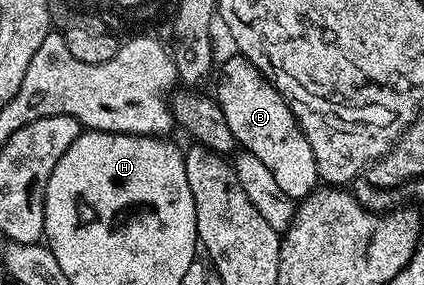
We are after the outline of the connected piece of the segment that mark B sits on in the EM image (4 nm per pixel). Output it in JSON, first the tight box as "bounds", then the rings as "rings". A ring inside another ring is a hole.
{"bounds":[216,57,320,198],"rings":[[[233,57],[222,66],[216,101],[224,112],[224,120],[228,120],[228,128],[232,128],[235,143],[258,157],[268,167],[268,172],[272,172],[278,187],[288,192],[290,198],[307,198],[320,182],[316,156],[312,156],[312,144],[308,144],[290,111],[289,102],[277,88],[247,58]]]}

